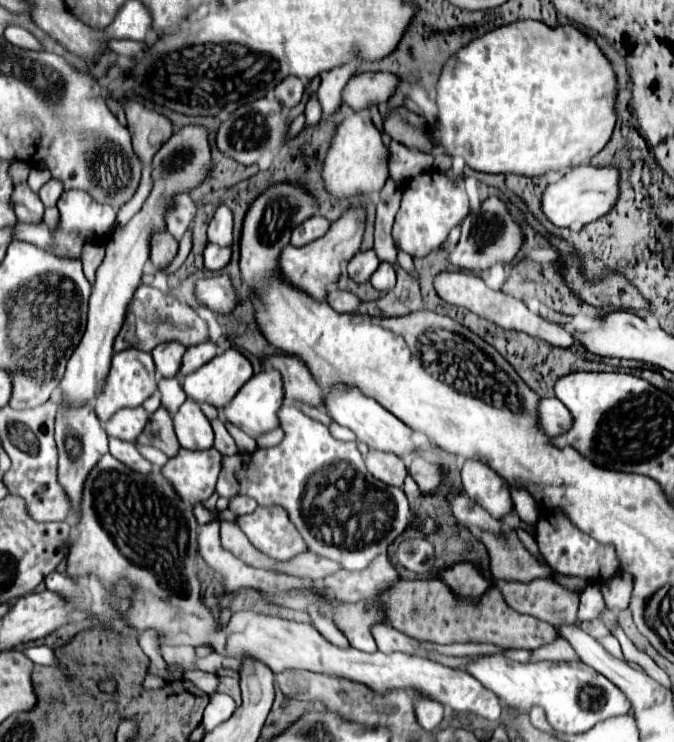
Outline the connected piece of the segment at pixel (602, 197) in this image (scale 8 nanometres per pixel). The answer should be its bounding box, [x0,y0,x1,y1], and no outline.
[542,165,620,227]

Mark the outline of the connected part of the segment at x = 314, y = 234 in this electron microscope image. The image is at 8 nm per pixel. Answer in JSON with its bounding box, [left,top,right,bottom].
[292,215,330,247]

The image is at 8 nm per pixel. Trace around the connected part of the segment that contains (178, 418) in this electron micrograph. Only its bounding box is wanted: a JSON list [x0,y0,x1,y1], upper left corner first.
[174,399,214,449]

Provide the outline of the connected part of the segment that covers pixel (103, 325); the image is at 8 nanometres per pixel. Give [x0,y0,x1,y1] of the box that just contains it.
[60,125,212,405]

